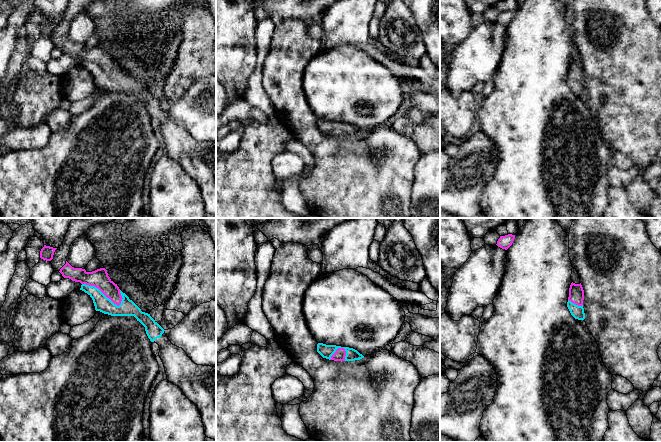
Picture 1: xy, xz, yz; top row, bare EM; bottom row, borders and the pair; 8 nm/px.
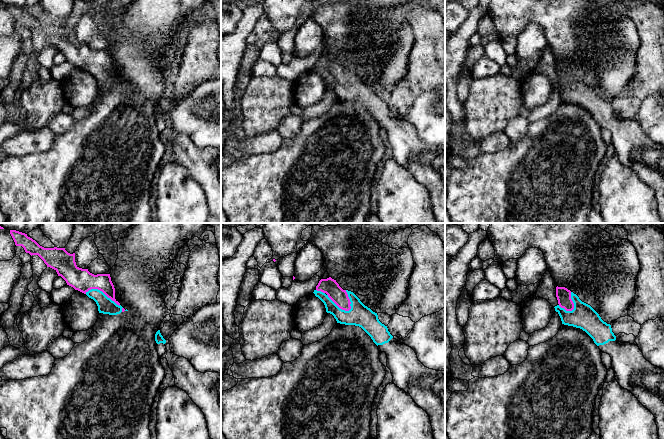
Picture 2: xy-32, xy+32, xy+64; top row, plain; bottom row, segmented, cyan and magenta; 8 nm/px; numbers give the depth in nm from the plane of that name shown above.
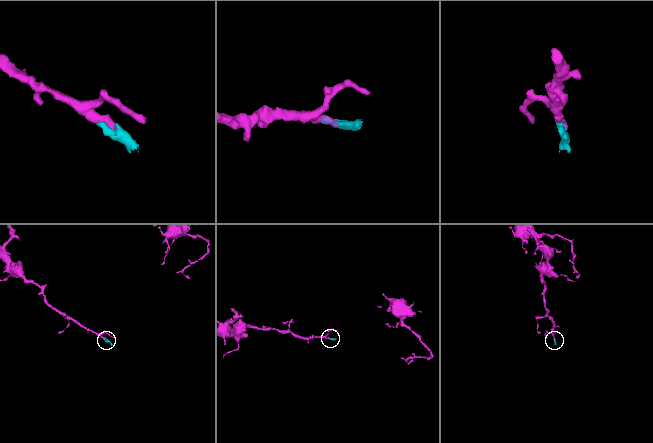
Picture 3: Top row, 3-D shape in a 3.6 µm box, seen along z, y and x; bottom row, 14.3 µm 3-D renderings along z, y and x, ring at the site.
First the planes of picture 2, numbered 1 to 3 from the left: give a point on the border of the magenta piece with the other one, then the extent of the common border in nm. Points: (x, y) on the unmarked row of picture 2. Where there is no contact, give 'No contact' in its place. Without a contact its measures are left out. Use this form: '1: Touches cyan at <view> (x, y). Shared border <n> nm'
1: Touches cyan at xy-32 (102, 68). Shared border 300 nm
2: Touches cyan at xy+32 (338, 83). Shared border 240 nm
3: Touches cyan at xy+64 (574, 80). Shared border 170 nm

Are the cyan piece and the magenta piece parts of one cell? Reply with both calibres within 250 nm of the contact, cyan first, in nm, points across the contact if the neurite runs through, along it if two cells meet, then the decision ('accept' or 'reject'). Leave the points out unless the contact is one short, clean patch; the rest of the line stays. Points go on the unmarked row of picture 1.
130/150 nm | across xy (103, 80), (101, 68), (99, 54) | accept

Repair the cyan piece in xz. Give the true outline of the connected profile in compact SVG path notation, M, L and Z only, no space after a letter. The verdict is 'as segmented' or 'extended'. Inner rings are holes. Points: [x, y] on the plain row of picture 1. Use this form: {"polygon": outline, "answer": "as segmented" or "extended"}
{"polygon": "M317 120L317 128L326 135L334 137L355 137L364 134L357 126L336 121Z", "answer": "extended"}

